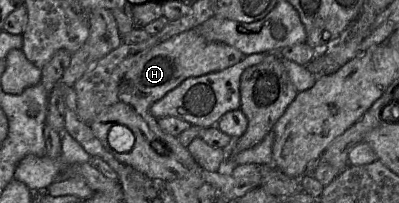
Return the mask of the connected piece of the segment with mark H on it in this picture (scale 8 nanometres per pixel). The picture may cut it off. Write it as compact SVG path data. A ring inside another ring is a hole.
M196 28L190 29L156 45L133 63L119 84L119 101L130 105L143 118L158 144L170 151L177 161L188 170L198 170L200 166L177 137L161 130L158 119L150 113L150 107L185 79L225 70L237 64L243 57L236 48L225 43L208 41Z

